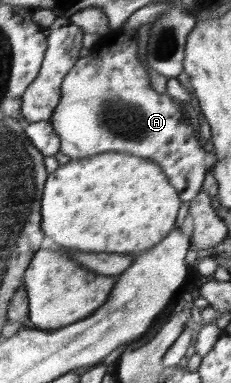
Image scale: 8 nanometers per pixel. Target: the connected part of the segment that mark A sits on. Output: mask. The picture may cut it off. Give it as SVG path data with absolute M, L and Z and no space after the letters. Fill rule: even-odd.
M123 27L105 29L90 50L90 54L79 58L63 79L59 104L49 120L60 138L60 151L72 159L116 151L154 160L164 171L168 171L168 179L176 183L174 187L183 200L190 202L202 189L204 175L208 173L206 157L210 157L210 153L198 145L192 121L184 119L185 115L182 115L180 105L172 101L173 97L168 92L160 94L152 89L146 73L149 65L142 63L138 57L137 31L126 31Z

